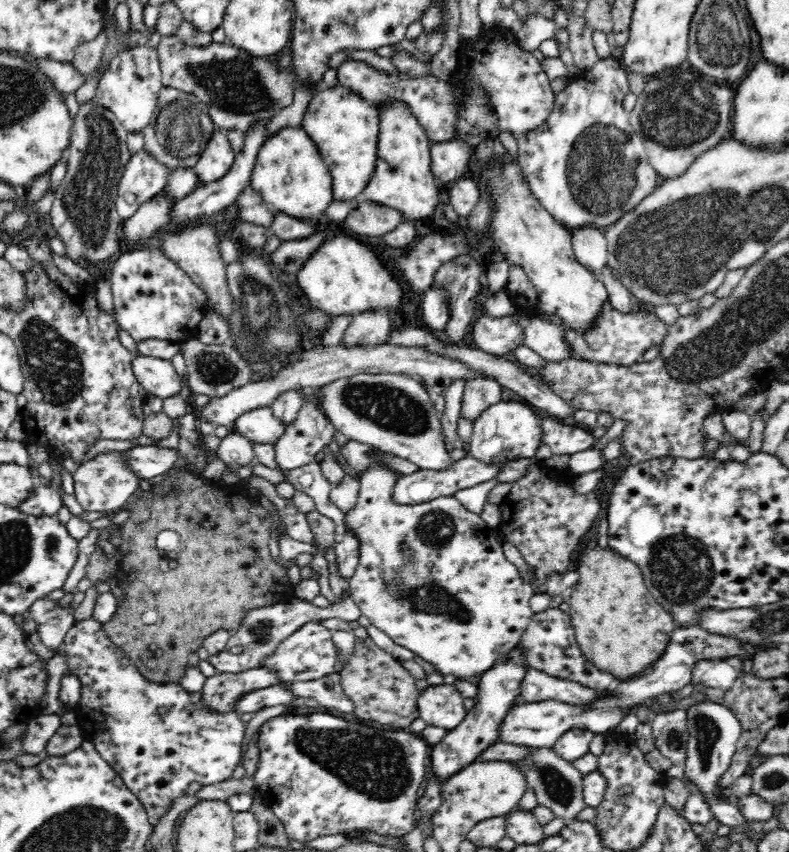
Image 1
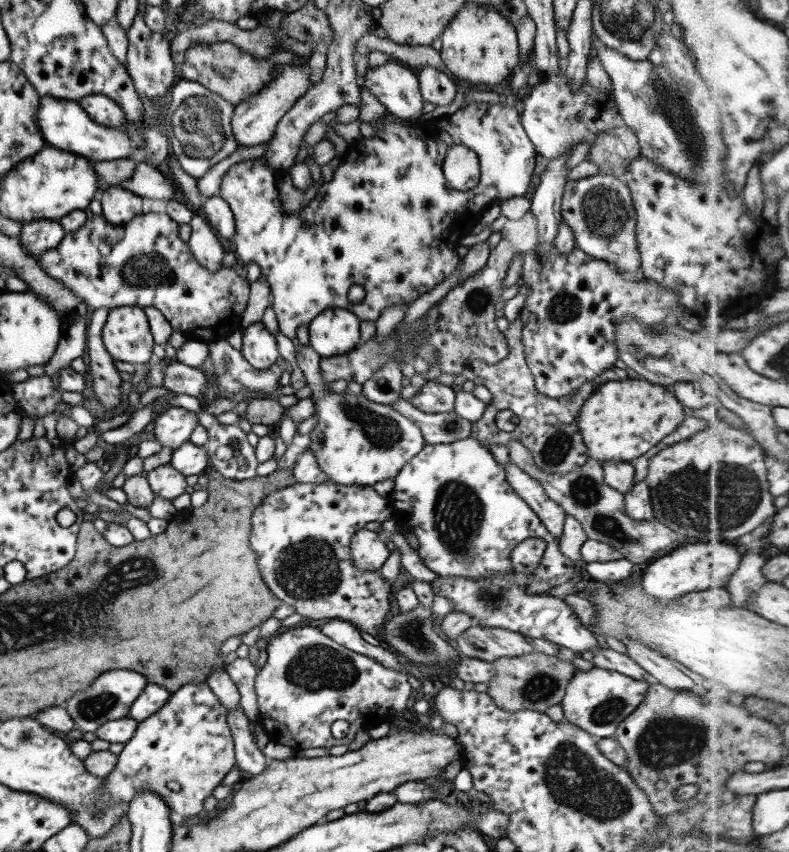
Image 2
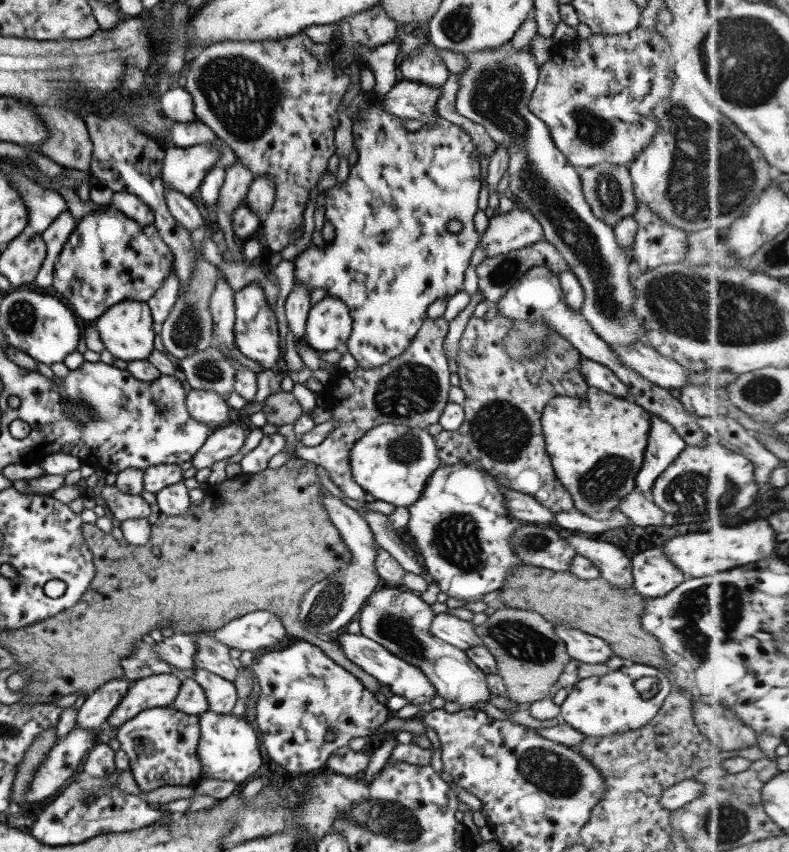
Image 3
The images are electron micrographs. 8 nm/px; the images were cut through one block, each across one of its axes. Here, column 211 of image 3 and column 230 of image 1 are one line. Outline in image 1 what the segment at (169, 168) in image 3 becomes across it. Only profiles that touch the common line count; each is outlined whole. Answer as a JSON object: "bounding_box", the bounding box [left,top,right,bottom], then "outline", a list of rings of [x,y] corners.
{"bounding_box":[192,128,235,183],"outline":[[[216,128],[210,135],[207,147],[192,168],[202,183],[214,182],[230,170],[234,159],[235,154],[226,132]]]}

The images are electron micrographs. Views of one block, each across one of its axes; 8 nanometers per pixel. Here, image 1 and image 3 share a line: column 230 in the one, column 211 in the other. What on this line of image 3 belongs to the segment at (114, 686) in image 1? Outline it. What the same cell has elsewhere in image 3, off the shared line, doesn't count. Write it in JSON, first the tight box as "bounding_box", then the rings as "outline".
{"bounding_box":[197,710,262,784],"outline":[[[207,710],[198,715],[198,723],[200,735],[197,756],[200,762],[200,776],[207,773],[207,778],[244,784],[260,769],[262,763],[257,750],[258,734],[244,719]]]}

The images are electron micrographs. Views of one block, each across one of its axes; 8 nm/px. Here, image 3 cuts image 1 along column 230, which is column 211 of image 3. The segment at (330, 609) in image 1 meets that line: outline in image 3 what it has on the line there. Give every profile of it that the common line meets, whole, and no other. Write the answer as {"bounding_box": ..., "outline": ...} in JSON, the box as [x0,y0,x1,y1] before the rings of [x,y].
{"bounding_box":[189,633,238,682],"outline":[[[189,633],[197,645],[193,665],[233,682],[238,667],[229,659],[228,647],[206,633]]]}

